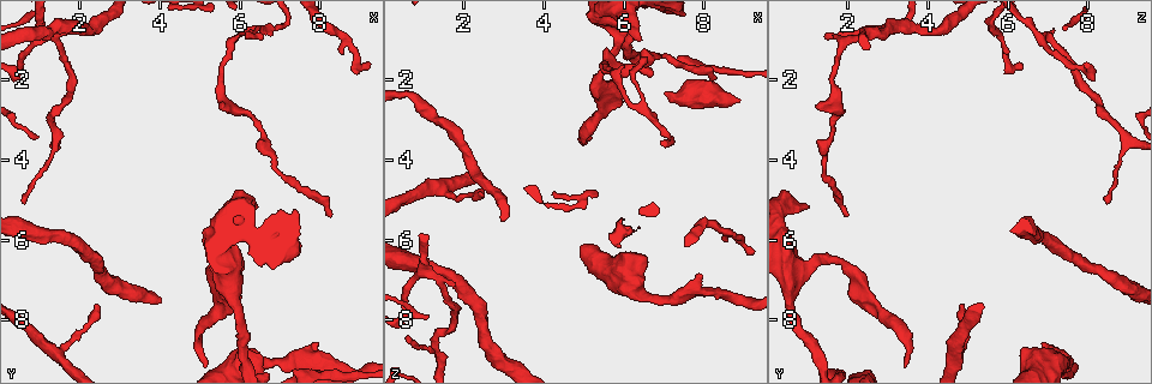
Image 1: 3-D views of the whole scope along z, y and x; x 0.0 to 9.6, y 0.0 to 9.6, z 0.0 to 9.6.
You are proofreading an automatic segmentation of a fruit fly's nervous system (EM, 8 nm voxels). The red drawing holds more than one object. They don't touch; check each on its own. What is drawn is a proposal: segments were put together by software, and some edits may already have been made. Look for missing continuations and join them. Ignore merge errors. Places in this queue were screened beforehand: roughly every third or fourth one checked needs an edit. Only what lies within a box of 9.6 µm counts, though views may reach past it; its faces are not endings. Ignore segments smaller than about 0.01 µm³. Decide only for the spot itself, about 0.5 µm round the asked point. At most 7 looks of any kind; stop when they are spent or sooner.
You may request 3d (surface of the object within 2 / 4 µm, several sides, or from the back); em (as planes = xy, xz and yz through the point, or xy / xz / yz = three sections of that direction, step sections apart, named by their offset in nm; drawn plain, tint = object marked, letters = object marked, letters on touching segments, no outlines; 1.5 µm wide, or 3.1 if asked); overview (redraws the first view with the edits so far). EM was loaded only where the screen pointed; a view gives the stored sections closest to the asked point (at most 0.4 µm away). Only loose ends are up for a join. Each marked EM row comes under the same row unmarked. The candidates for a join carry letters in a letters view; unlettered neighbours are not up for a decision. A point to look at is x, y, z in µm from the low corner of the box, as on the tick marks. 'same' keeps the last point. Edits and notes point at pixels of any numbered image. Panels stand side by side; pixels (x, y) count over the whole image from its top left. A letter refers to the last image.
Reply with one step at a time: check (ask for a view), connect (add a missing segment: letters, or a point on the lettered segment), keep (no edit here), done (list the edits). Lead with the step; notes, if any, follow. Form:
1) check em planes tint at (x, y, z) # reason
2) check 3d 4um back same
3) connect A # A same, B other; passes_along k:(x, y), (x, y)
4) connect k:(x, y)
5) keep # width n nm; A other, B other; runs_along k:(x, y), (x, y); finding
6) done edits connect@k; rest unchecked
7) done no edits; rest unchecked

check em xy step 4 tint at (6.50, 5.15, 0.95) # thick end

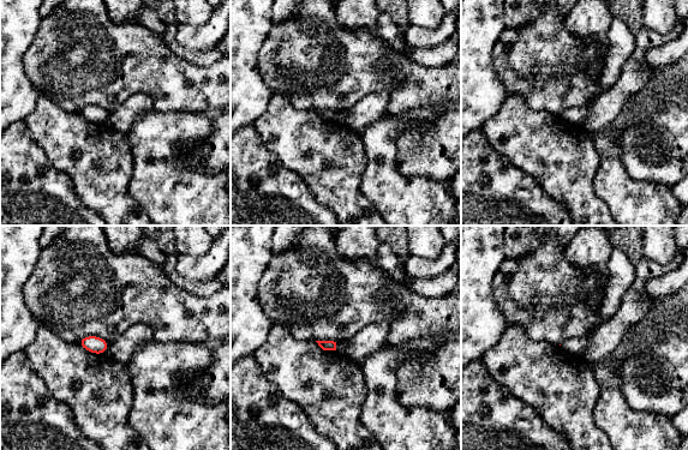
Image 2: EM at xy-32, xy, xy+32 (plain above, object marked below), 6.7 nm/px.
check em planes tint same # another direction

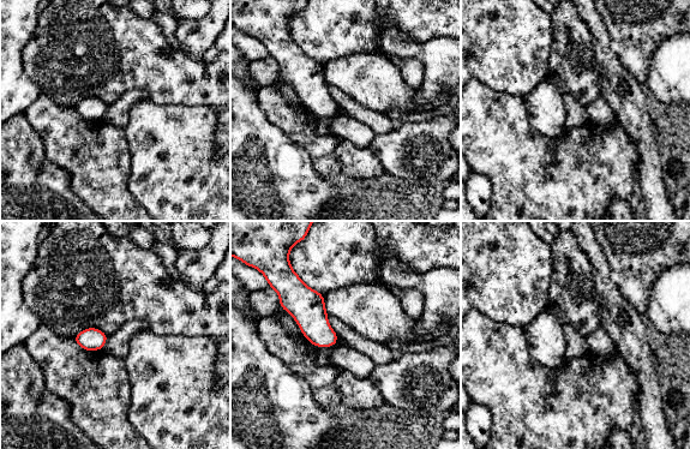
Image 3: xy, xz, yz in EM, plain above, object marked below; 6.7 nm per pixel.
check em planes letters same # see the neighbours

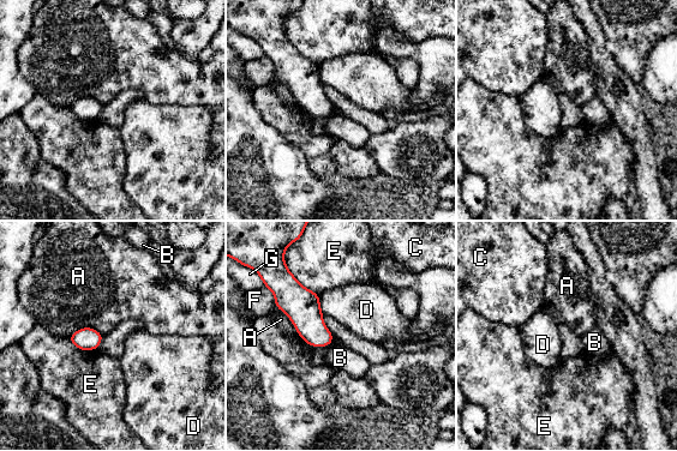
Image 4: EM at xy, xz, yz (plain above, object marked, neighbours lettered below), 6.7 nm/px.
keep # A other, B other, C other, D other, E other, F other, G other; none of them fits

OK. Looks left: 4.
check 3d 4um at (5.65, 2.65, 1.15) # free end

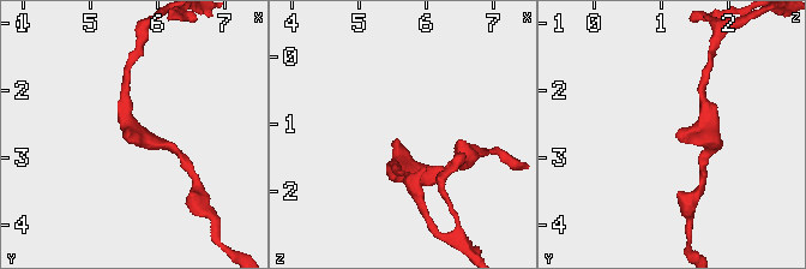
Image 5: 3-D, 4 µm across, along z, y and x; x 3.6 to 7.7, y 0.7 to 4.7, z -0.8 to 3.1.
check em planes letters at (5.60, 2.60, 1.25) # shape alone is not enough

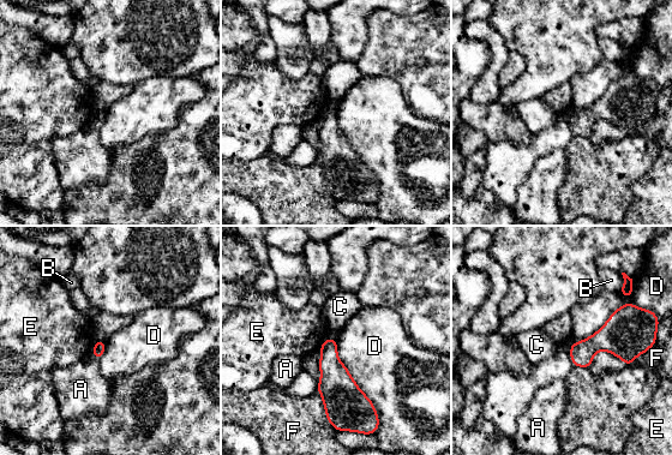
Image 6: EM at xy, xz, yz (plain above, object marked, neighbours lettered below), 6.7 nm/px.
keep # A other, B other, C other, D other, E other, F other; border 6:(643, 309), (620, 305), (571, 364); none of them fits

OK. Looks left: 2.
check 3d 2um at (2.40, 7.60, 4.75) # an open end

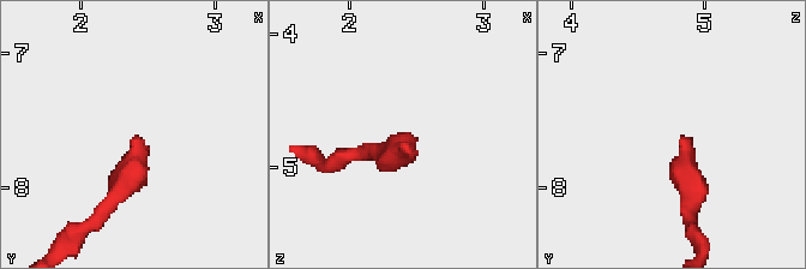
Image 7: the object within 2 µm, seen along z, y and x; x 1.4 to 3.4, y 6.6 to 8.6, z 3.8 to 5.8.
check em planes letters at (2.44, 7.60, 4.84) # shape alone is not enough

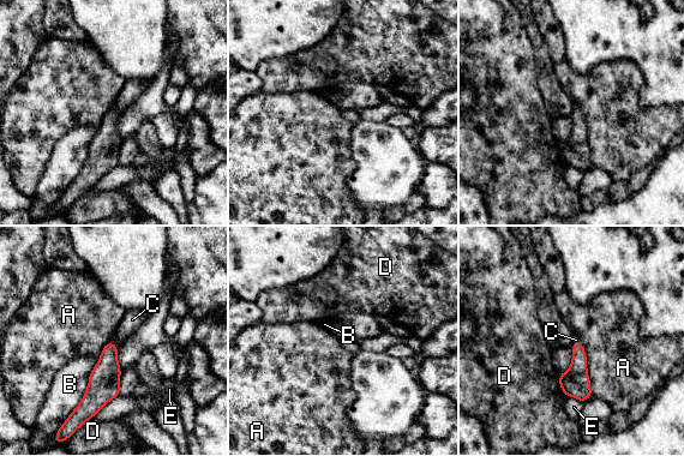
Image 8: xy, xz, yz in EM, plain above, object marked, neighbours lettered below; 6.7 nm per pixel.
connect C # width 110 nm; A other, B other, C same, D other, E other; passes_along 8:(104, 379), (113, 343), (132, 319); the neuron continues

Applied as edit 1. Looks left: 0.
done edits connect@8; rest unchecked

